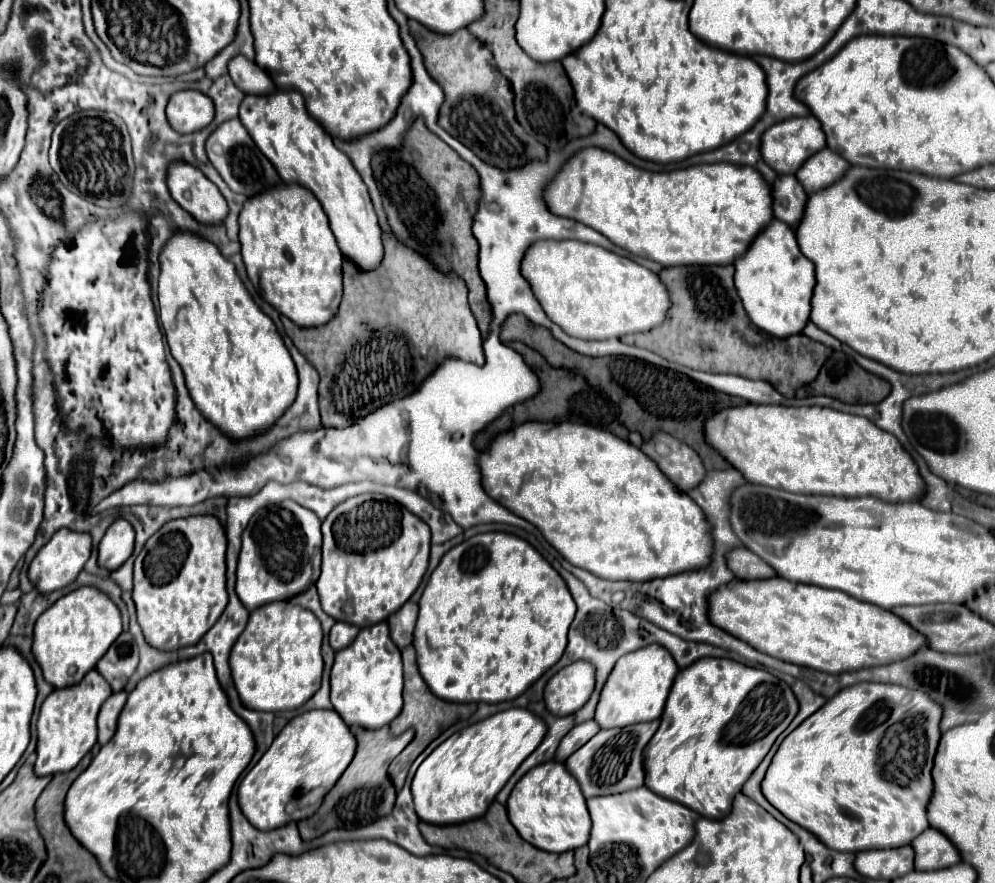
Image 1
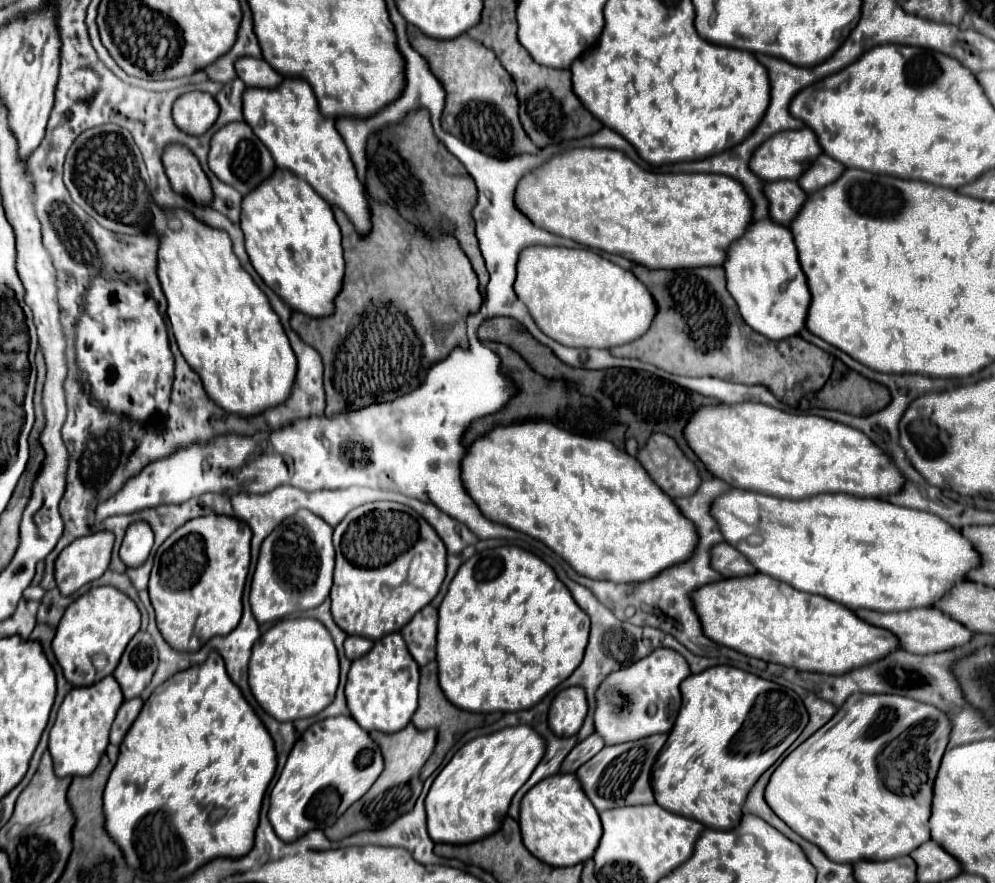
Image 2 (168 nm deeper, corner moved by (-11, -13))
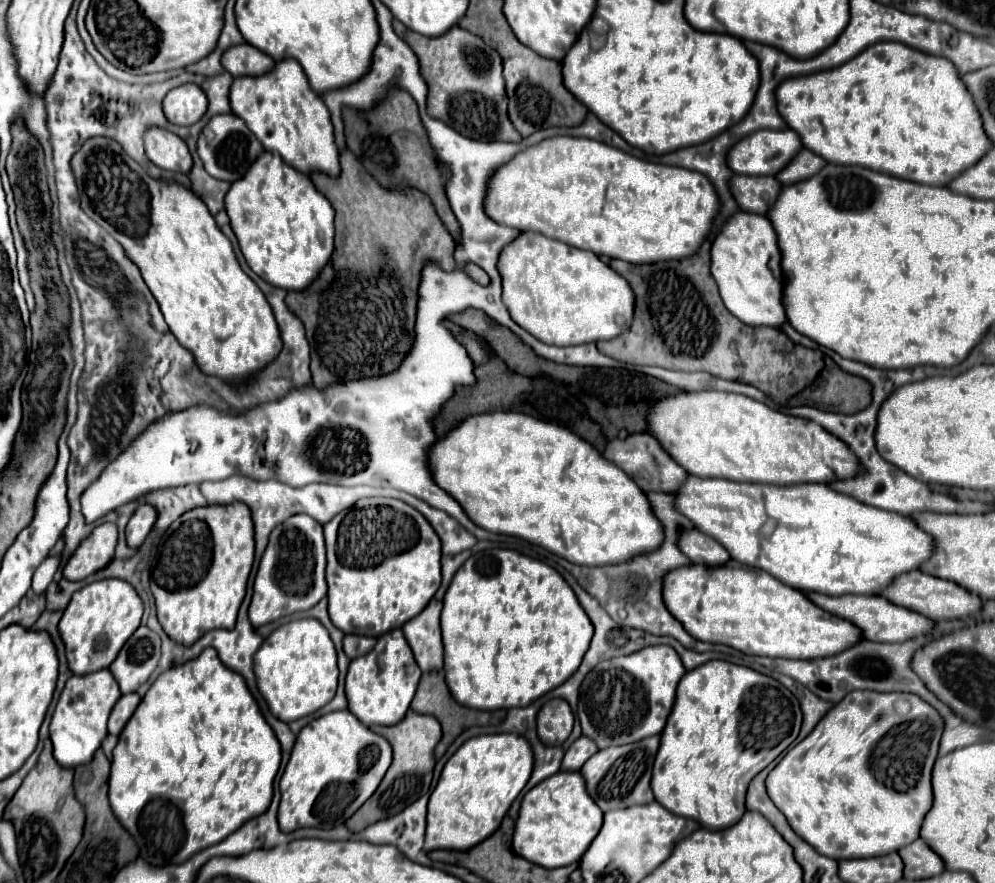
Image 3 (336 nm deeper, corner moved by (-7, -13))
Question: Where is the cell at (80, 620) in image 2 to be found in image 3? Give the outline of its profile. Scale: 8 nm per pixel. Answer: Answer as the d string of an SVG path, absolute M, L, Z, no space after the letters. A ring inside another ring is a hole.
M99 580L75 592L59 622L59 634L65 644L65 656L71 672L83 676L101 668L109 668L127 638L139 628L141 616L141 598L137 596L135 588L125 580Z

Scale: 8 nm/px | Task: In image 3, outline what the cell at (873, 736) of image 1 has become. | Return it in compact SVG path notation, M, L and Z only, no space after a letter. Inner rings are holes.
M853 690L839 704L835 704L825 714L825 718L819 722L819 726L815 726L815 730L803 742L799 742L795 748L791 748L783 756L783 760L769 772L769 776L767 776L767 794L769 794L771 802L783 812L783 816L789 822L789 826L803 840L807 840L819 854L823 854L827 858L835 860L873 858L873 856L883 856L883 854L897 852L903 846L907 846L907 844L911 844L911 842L915 842L919 838L921 822L923 822L925 814L929 812L929 808L931 808L931 802L933 802L931 768L933 768L933 762L937 758L941 732L943 732L943 718L939 716L939 712L933 706L929 706L927 702L923 702L915 694L901 694L901 692L881 694L881 692L859 692L859 690Z

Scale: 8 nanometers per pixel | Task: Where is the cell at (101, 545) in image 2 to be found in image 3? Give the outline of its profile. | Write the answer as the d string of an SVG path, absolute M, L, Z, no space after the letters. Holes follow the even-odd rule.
M111 522L99 524L71 554L69 562L63 568L63 578L69 582L77 582L105 568L113 560L115 544L117 544L117 526Z

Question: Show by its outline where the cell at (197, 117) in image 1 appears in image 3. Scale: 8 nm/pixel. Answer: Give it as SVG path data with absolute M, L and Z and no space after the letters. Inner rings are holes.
M183 84L165 96L163 112L171 124L191 126L207 112L207 96L197 84Z

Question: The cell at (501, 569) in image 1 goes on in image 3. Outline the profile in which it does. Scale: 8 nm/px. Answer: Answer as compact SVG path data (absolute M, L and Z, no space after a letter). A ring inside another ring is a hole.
M493 548L471 556L453 576L443 598L441 632L445 648L445 682L451 696L467 708L501 710L529 706L563 684L581 664L593 638L593 624L569 584L547 564L515 550Z

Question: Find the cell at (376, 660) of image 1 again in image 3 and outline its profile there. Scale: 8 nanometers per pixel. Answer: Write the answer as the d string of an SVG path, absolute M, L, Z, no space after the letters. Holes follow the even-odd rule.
M391 630L377 638L377 644L369 654L351 660L347 680L345 680L349 712L355 714L355 718L365 726L399 724L409 710L409 704L415 696L419 678L421 678L421 670L413 658L413 652L403 636L403 632Z

